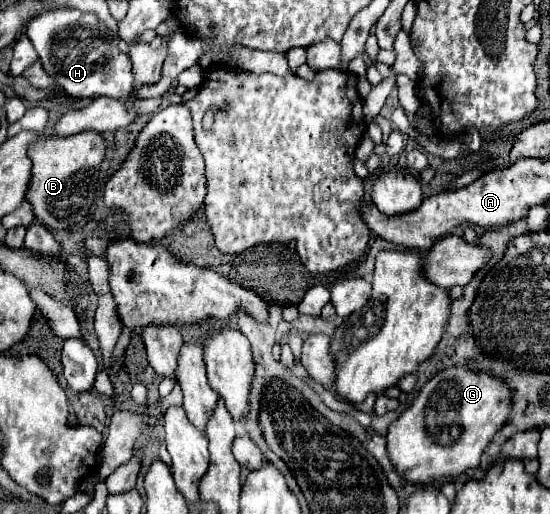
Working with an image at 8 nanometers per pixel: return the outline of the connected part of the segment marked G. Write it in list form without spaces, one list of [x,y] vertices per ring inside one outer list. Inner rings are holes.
[[[452,366],[438,372],[430,378],[414,402],[400,414],[400,418],[390,426],[388,432],[388,454],[394,468],[400,474],[406,474],[412,482],[424,484],[436,476],[458,476],[468,468],[480,466],[480,456],[490,444],[492,436],[508,424],[508,414],[512,408],[512,392],[510,386],[486,372],[474,372],[464,366]],[[440,408],[456,408],[458,422],[462,424],[462,432],[456,442],[444,446],[438,440],[438,422],[434,416],[428,414],[430,410],[440,412]]]

